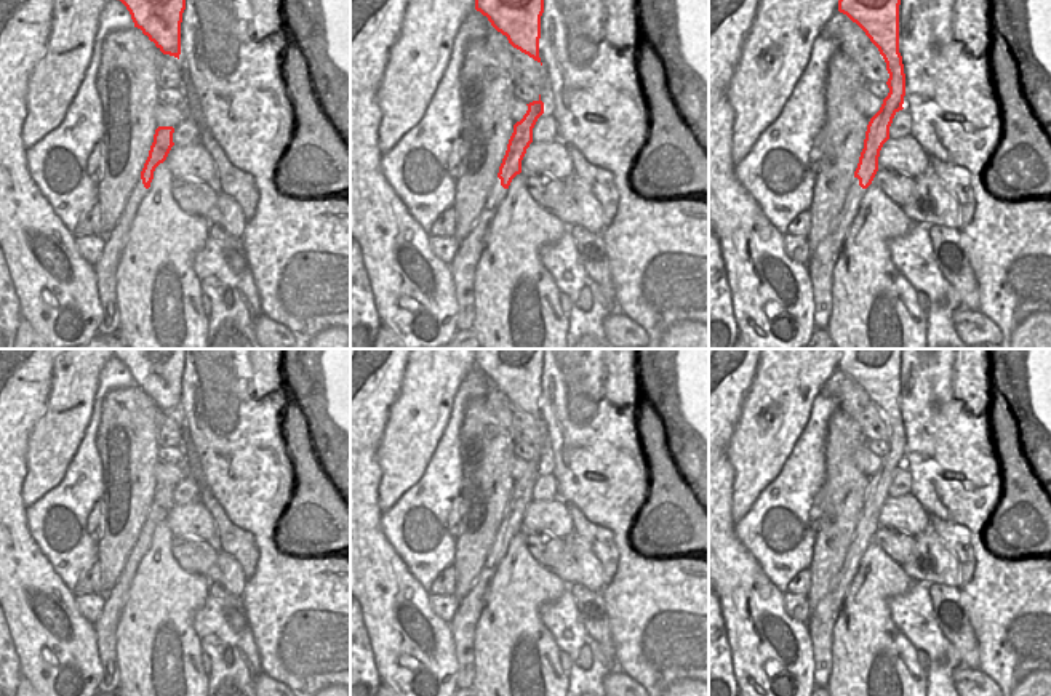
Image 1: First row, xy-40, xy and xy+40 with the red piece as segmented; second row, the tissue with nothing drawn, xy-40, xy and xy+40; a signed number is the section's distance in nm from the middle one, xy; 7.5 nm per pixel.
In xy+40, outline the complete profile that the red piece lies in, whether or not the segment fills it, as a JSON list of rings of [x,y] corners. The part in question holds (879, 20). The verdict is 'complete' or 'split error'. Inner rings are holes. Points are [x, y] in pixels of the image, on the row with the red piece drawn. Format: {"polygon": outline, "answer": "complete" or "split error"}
{"polygon": [[[838,0],[838,11],[856,22],[883,56],[889,74],[886,82],[889,93],[867,125],[864,149],[841,213],[806,262],[813,282],[816,330],[825,330],[832,315],[833,266],[865,190],[878,171],[880,150],[889,139],[893,118],[904,109],[905,74],[899,53],[899,5],[901,0]]], "answer": "split error"}

